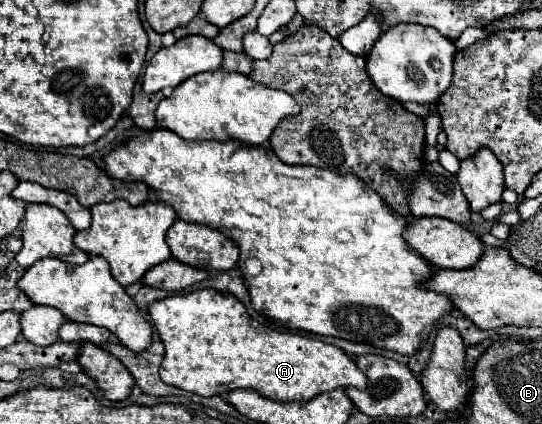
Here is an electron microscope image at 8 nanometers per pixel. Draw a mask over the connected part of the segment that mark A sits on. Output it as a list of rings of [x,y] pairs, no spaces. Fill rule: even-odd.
[[[212,288],[192,290],[152,302],[148,312],[166,348],[160,378],[198,396],[252,388],[272,400],[290,402],[310,400],[334,388],[368,386],[366,374],[358,370],[356,362],[344,350],[316,338],[288,334],[260,324],[230,292]]]

